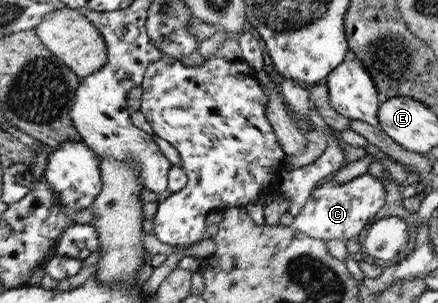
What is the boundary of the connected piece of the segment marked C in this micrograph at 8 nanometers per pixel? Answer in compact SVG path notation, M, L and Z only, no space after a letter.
M368 173L342 185L331 176L313 189L312 195L291 226L315 239L340 239L347 243L349 239L357 237L363 227L373 220L377 211L383 207L386 197L385 185Z

